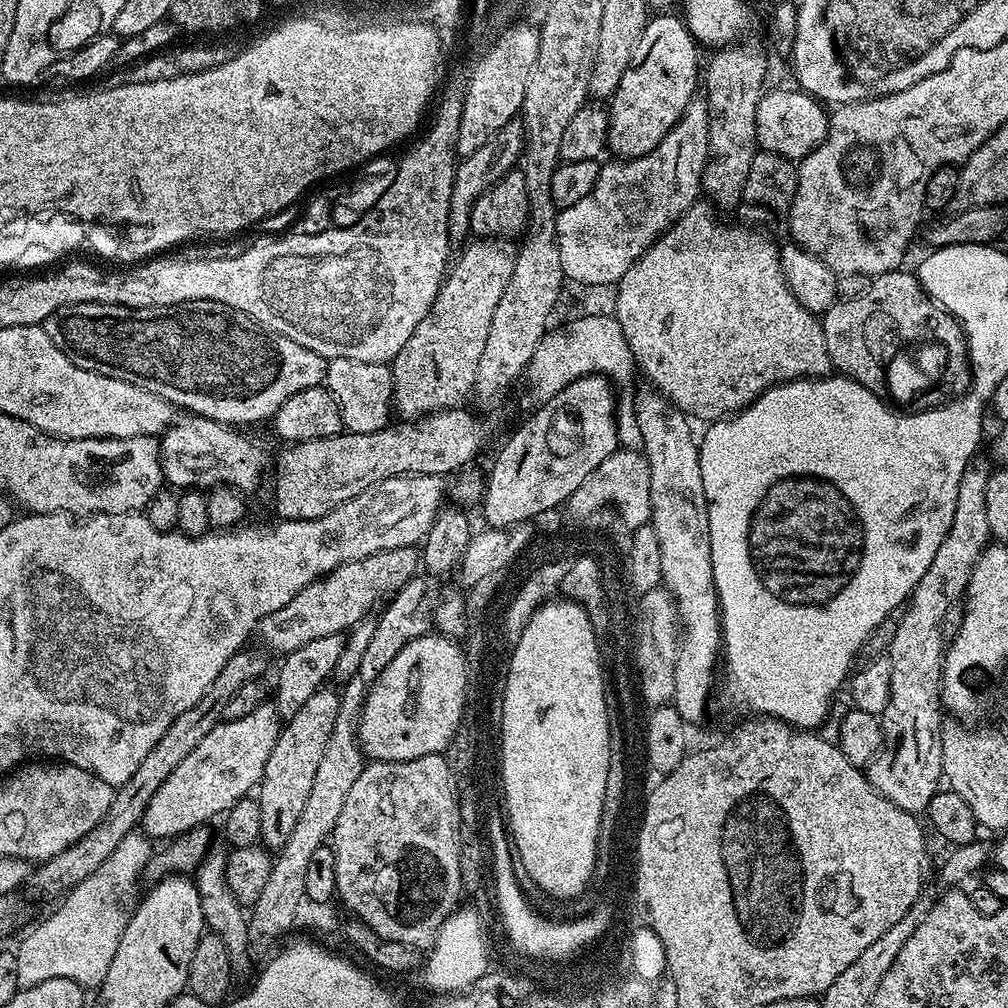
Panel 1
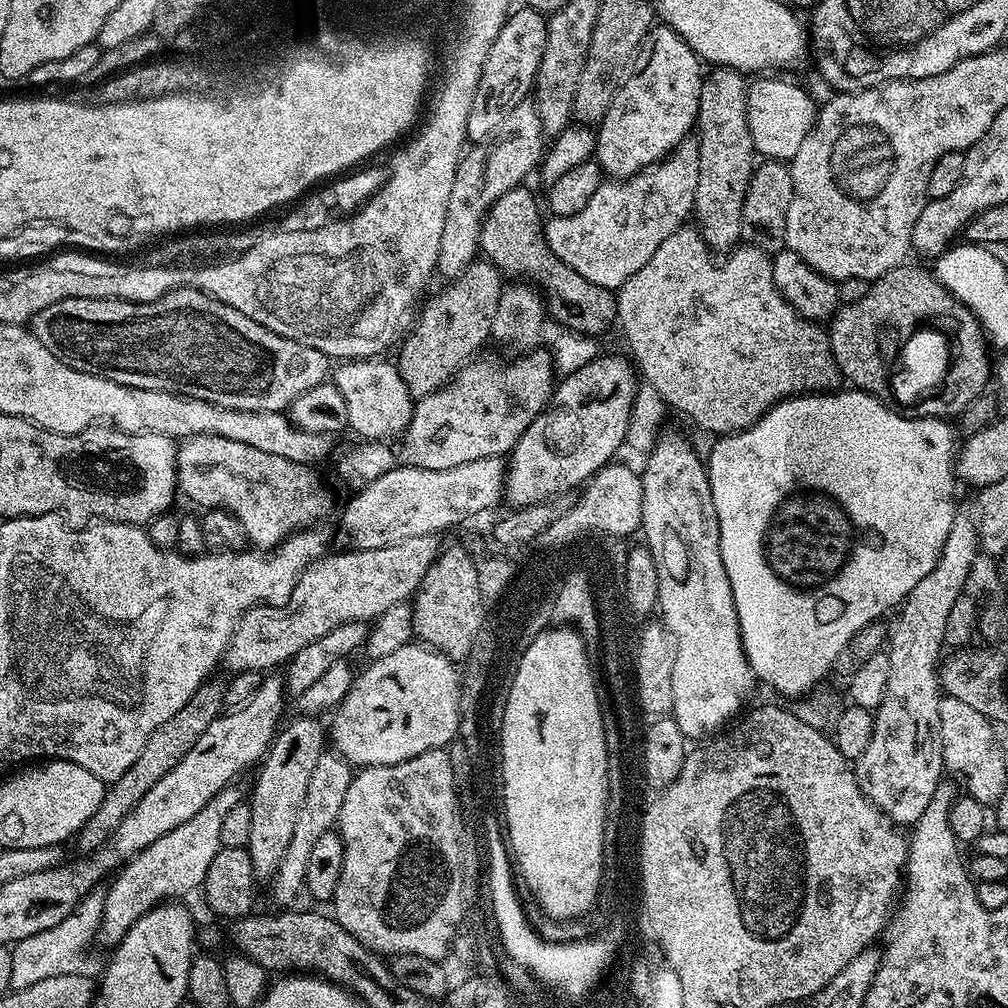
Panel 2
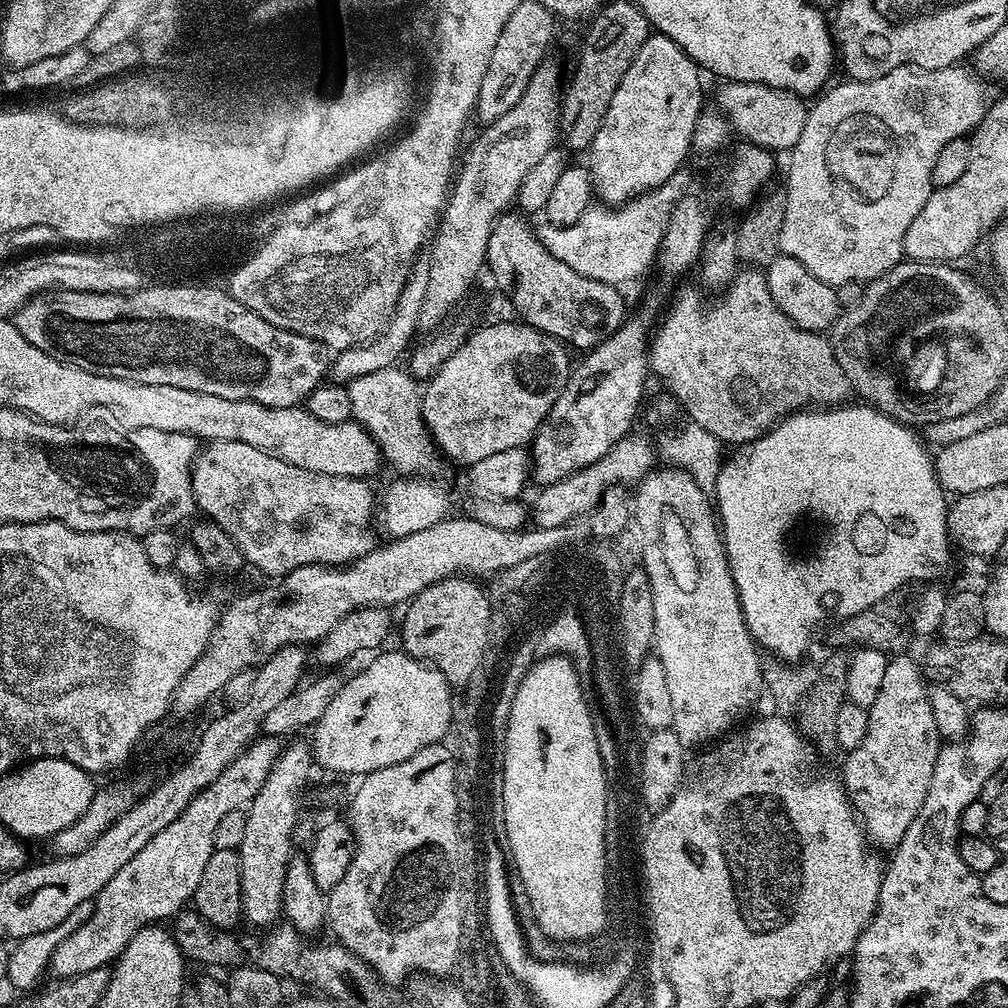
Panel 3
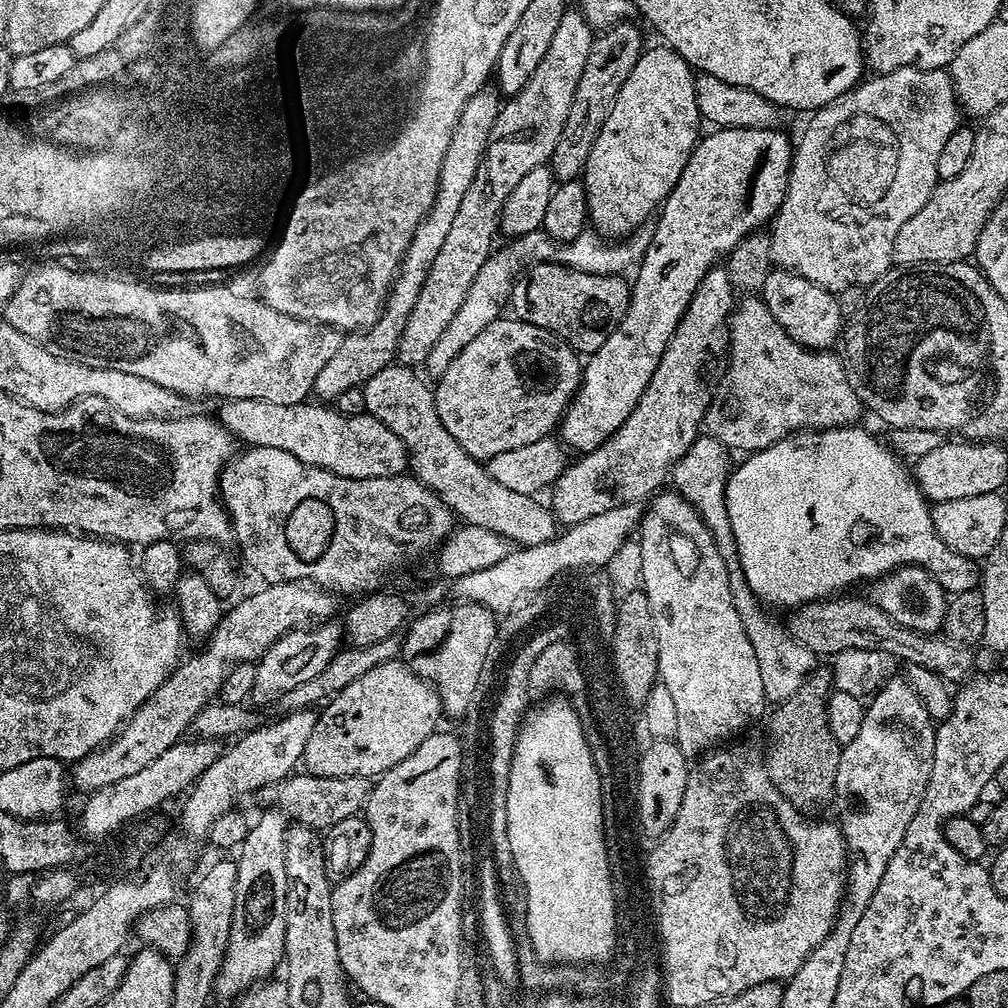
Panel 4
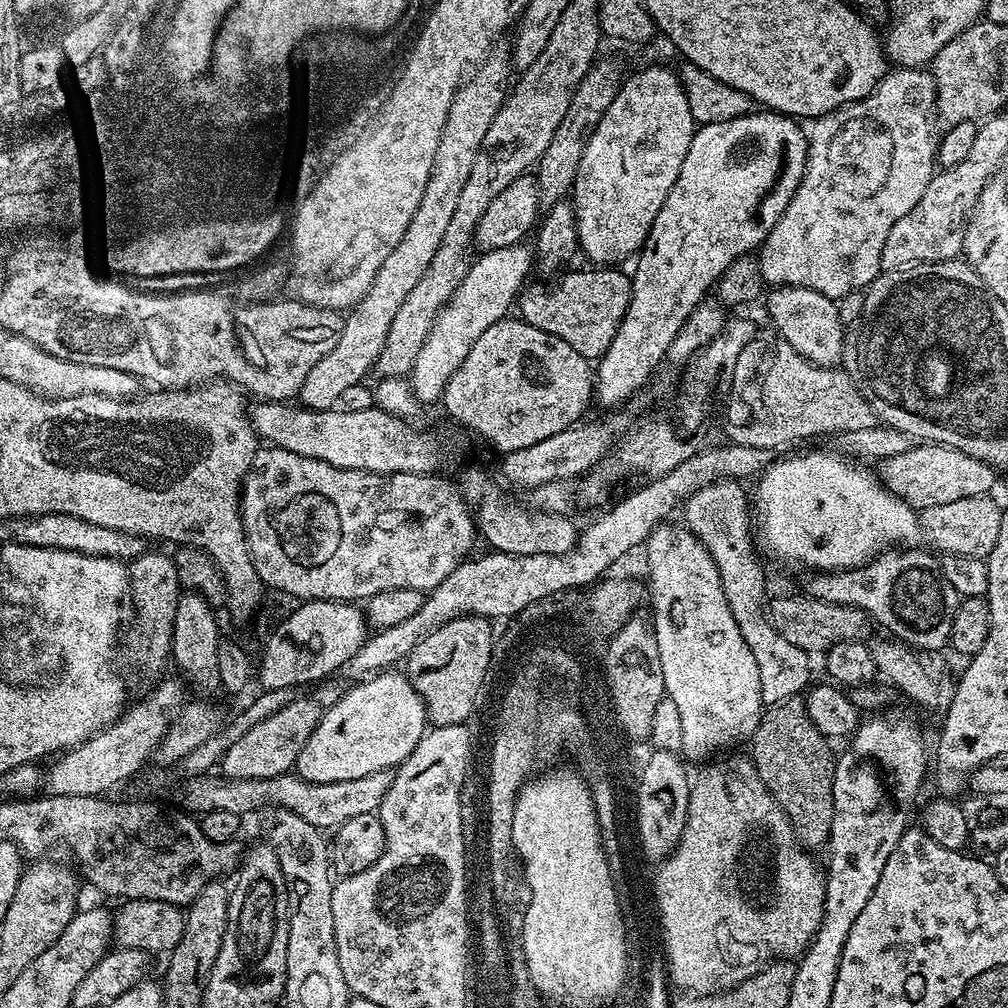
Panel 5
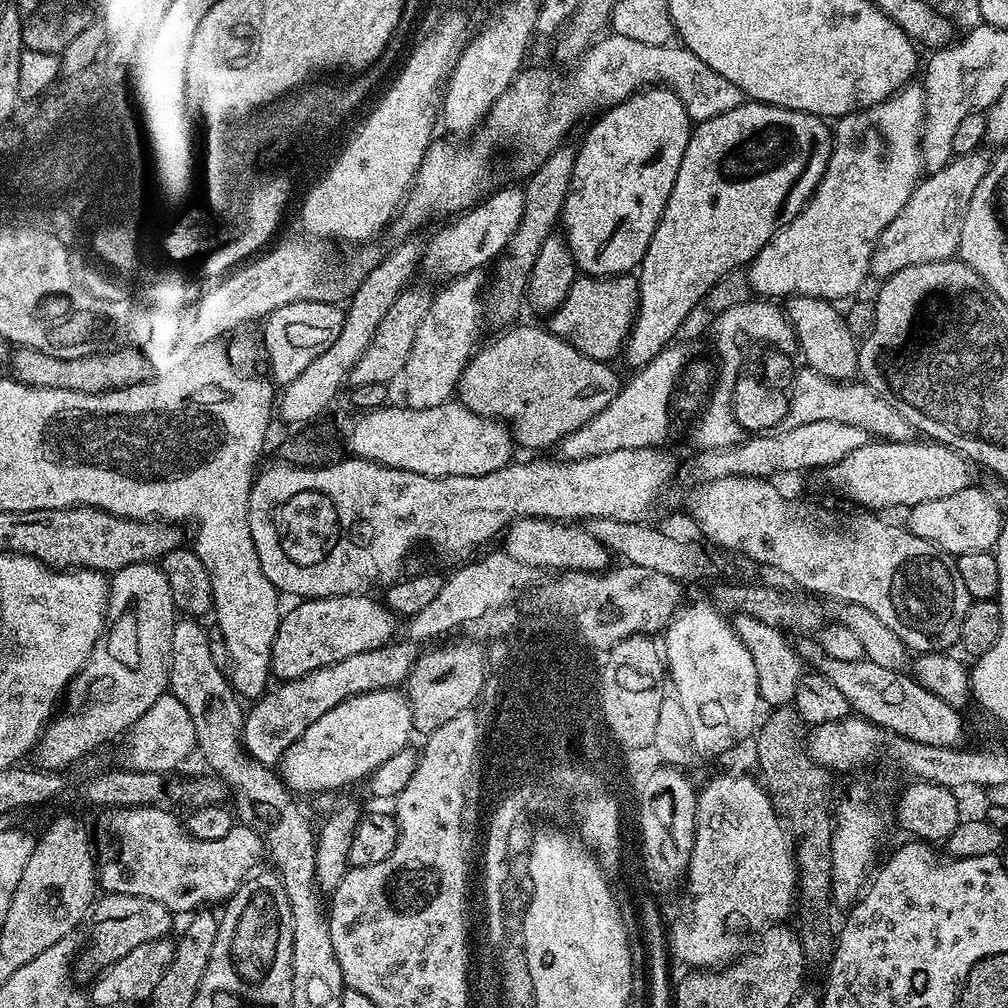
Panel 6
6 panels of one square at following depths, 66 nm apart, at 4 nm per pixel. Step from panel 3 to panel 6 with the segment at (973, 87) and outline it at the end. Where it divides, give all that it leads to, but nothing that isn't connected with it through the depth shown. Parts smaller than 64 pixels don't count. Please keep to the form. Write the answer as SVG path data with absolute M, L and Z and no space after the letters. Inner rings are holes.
M916 82L905 84L890 98L874 106L852 112L849 116L841 116L835 121L832 156L819 186L808 199L808 205L793 220L781 223L770 242L766 242L766 246L762 246L759 254L747 265L748 281L752 283L753 293L757 297L818 296L822 300L841 302L859 293L856 291L863 286L864 279L869 279L872 255L882 230L906 206L925 171L920 157L920 129L923 122L924 90Z

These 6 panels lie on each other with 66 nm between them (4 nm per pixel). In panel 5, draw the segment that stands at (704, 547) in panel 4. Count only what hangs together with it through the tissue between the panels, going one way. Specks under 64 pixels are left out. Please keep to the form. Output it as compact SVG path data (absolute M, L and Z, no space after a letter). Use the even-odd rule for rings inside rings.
M664 522L653 529L652 533L648 536L646 541L646 549L648 548L648 577L646 577L646 583L649 584L652 588L656 588L656 596L653 599L652 604L652 624L653 630L656 631L656 637L658 638L658 658L662 658L662 678L664 679L664 691L666 693L667 699L672 700L674 702L674 706L678 706L678 715L682 718L682 746L680 747L680 752L682 753L683 759L685 761L691 762L691 760L704 760L707 761L709 758L715 757L717 754L715 752L720 752L723 748L728 748L731 744L736 744L739 740L747 741L749 737L751 737L752 733L754 732L755 728L759 726L761 713L764 712L766 705L763 702L762 698L762 683L759 682L759 670L758 670L758 662L755 661L754 654L750 652L749 646L746 642L743 641L742 632L739 630L738 625L734 622L734 615L732 615L730 606L727 605L727 598L726 594L723 593L722 590L722 580L718 574L718 566L714 564L714 560L710 556L708 550L706 550L705 546L702 546L698 540L694 536L692 532L689 532L688 529L684 526L679 526L679 528L675 528L674 525L670 524L672 522Z

